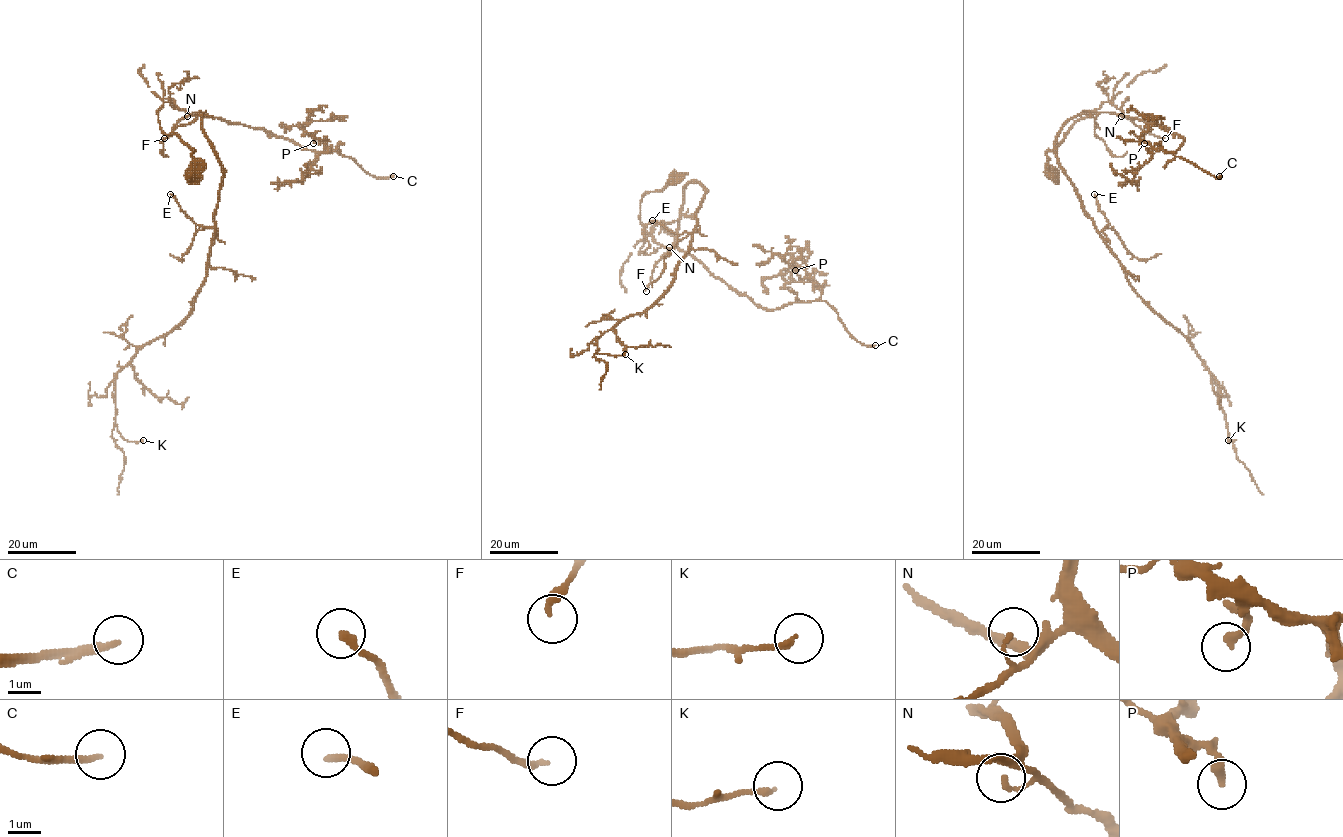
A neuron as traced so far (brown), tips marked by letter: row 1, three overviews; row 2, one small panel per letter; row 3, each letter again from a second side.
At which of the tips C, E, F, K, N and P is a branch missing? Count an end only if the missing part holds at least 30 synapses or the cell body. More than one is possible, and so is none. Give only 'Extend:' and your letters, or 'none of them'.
Extend: C, E

